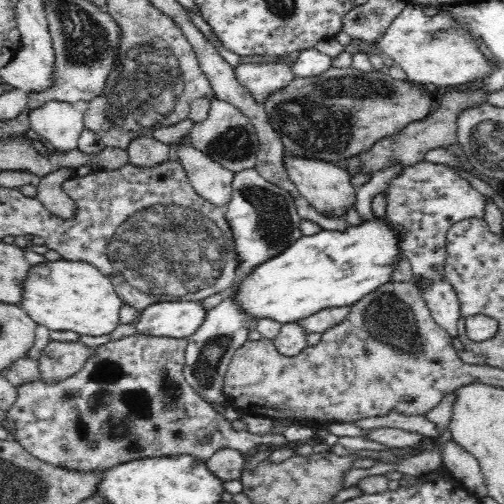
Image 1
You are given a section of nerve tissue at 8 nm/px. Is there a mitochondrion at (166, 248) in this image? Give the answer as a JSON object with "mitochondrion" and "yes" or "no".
{"mitochondrion":"yes"}

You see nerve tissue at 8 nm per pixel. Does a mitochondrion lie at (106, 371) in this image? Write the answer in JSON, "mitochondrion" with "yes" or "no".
{"mitochondrion":"yes"}

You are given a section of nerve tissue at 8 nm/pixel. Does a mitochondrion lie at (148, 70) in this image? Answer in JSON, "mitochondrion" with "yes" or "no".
{"mitochondrion":"yes"}

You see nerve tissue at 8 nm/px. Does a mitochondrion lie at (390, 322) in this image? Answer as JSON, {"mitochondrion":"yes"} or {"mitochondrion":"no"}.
{"mitochondrion":"yes"}

